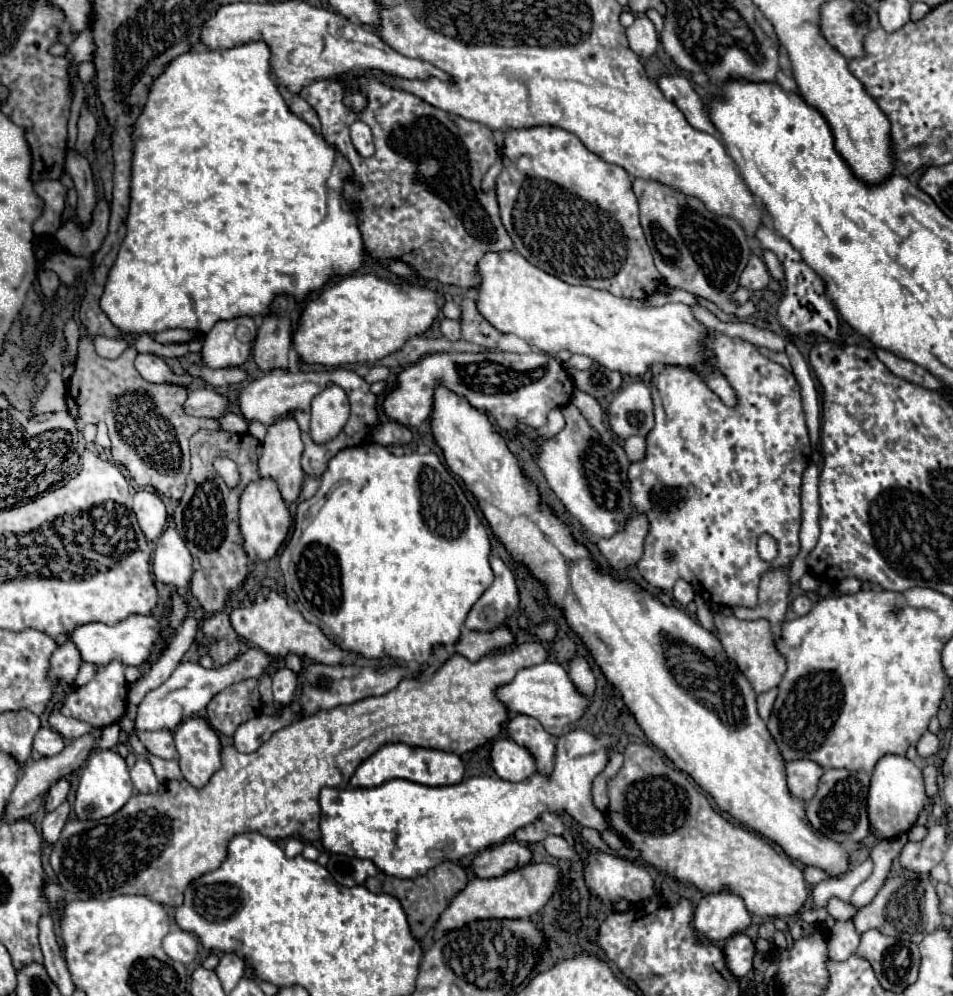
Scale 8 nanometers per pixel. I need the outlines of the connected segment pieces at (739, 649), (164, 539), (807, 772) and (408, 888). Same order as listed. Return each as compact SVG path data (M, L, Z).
M713 615L719 641L727 653L727 657L741 669L741 673L751 681L755 693L769 691L771 687L777 687L783 673L785 673L785 659L777 649L775 637L771 633L771 627L767 619L755 619L755 621L739 621L735 617L725 615Z
M167 527L163 535L157 539L155 555L153 555L153 573L155 579L173 585L187 587L193 573L193 557L173 527Z
M799 759L787 763L785 771L787 771L787 787L791 795L795 799L809 801L817 791L817 781L823 775L823 769L809 759Z
M441 861L437 867L433 867L431 871L427 871L425 875L419 875L415 879L397 879L397 877L391 877L391 875L385 875L385 873L379 873L375 875L373 879L367 879L365 881L365 887L369 891L381 891L381 893L389 893L393 897L397 897L409 917L409 923L411 923L411 929L413 929L413 935L417 939L423 939L431 927L437 923L439 915L447 909L447 905L451 903L451 899L463 891L463 887L467 885L467 875L465 871L451 863L451 861Z

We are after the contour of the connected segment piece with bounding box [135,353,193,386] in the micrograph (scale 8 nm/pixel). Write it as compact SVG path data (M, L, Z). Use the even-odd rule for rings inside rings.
M139 353L135 359L135 369L139 375L151 383L163 384L173 383L188 386L192 383L193 378L188 375L175 375L161 357L151 355L151 353Z

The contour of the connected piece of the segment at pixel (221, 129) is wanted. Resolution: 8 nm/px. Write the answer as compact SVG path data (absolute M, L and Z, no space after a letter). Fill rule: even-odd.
M251 41L251 43L243 43L243 45L237 45L237 47L231 47L231 49L223 49L223 53L221 53L221 51L201 51L201 53L199 53L199 51L187 51L187 53L183 53L183 55L175 57L171 63L167 63L167 67L163 67L163 73L161 73L157 79L153 79L153 83L151 83L151 87L149 87L147 103L145 103L141 115L137 117L137 123L133 125L131 139L133 139L133 163L131 163L131 199L129 199L127 221L125 221L125 225L127 225L127 235L125 235L125 239L123 239L123 243L121 243L121 249L119 249L119 253L117 253L117 259L115 259L115 263L113 263L109 275L107 275L105 291L103 291L101 301L99 301L103 313L109 317L109 321L111 321L121 333L125 333L125 335L143 335L143 333L159 333L159 331L165 331L165 329L189 329L189 331L199 329L201 333L209 333L211 327L213 327L219 319L233 319L233 317L239 317L239 315L265 315L265 313L269 313L269 303L273 301L275 295L287 293L287 295L293 295L293 297L297 297L297 299L303 299L309 291L321 289L331 275L347 275L349 271L357 271L357 269L361 267L365 247L363 247L361 233L359 233L359 227L357 227L357 217L355 217L351 211L345 211L345 209L341 207L341 201L343 201L343 199L341 199L341 187L343 187L345 177L351 175L351 167L349 167L349 163L347 163L337 151L333 151L333 149L325 143L325 139L323 139L321 135L313 133L313 129L311 129L305 121L301 121L297 115L293 115L293 113L289 111L289 107L285 105L285 101L283 101L283 97L281 97L277 85L275 85L273 79L271 79L271 73L269 73L269 47L267 47L265 43L261 43L261 41L253 43L253 41Z

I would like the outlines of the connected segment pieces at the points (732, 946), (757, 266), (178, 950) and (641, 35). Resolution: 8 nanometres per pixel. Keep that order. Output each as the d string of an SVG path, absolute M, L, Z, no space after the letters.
M745 933L733 935L725 945L727 967L737 979L745 977L753 969L753 955L755 955L753 941Z
M751 255L747 267L743 269L743 275L739 277L739 285L747 287L751 291L757 291L757 289L767 287L767 283L769 283L769 271L767 271L763 259L757 255Z
M175 929L171 931L165 939L163 939L163 949L165 953L175 959L175 961L181 961L181 963L191 963L195 957L197 957L197 947L199 947L199 941L195 935L191 935L189 931L183 931L183 929Z
M645 15L635 17L635 23L627 29L627 39L629 39L631 51L635 55L643 57L643 59L651 57L655 53L657 45L659 45L655 27L653 27L653 23Z

